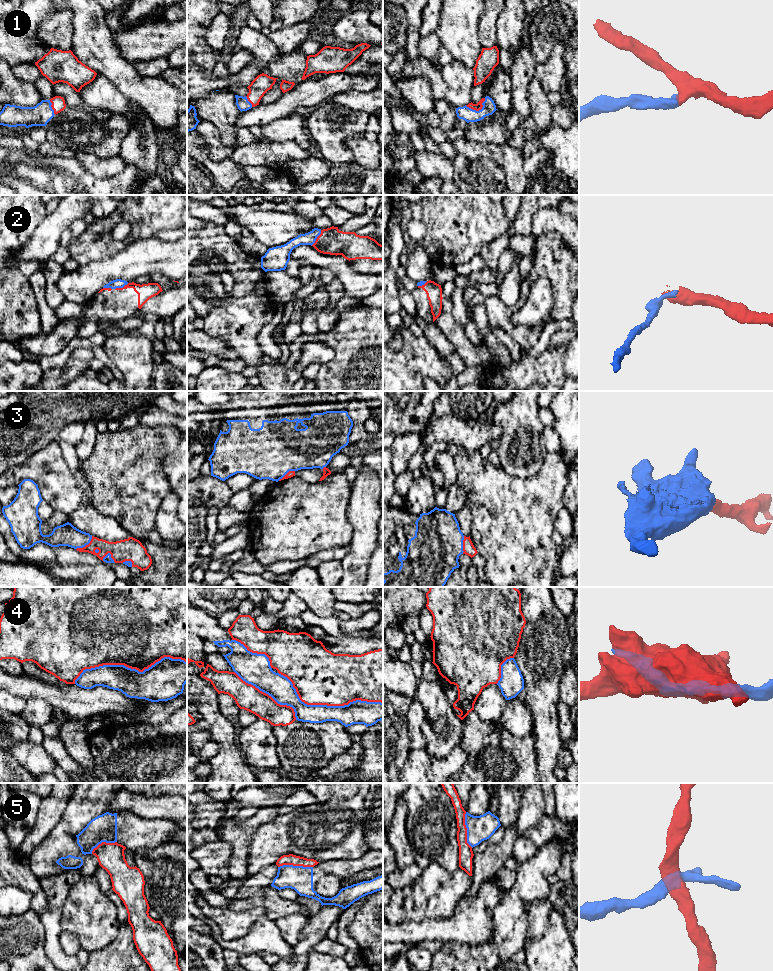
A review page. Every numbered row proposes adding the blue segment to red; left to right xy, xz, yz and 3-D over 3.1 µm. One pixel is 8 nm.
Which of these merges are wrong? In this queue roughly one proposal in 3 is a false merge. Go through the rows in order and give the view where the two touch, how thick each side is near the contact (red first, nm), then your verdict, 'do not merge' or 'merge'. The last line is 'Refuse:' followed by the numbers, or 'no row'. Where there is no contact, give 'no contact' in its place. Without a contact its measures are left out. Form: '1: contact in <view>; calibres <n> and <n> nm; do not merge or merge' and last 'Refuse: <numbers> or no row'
1: contact in yz; calibres 60 and 110 nm; merge
2: contact in xz; calibres 220 and 100 nm; do not merge
3: contact in xy; calibres 120 and 180 nm; merge
4: contact in xy; calibres 500 and 280 nm; do not merge
5: contact in yz; calibres 110 and 200 nm; do not merge
Refuse: 2, 4, 5

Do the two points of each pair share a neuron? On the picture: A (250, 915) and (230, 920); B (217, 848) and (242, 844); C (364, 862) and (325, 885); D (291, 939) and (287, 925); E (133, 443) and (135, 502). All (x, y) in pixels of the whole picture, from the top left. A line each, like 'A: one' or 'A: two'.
A: one
B: two
C: two
D: one
E: one

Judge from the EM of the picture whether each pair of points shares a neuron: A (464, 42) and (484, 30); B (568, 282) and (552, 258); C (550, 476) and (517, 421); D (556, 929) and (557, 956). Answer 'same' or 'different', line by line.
A: different
B: same
C: different
D: same

